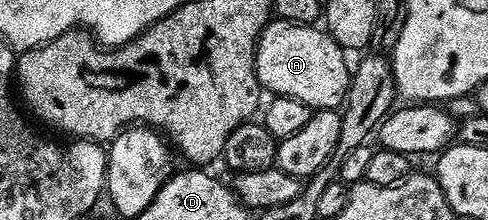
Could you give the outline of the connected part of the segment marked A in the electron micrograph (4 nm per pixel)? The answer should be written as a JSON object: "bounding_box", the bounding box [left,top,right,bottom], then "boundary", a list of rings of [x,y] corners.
{"bounding_box":[257,21,351,111],"boundary":[[[273,21],[261,34],[257,46],[257,76],[270,96],[303,101],[314,111],[336,111],[344,108],[349,94],[351,63],[349,67],[345,58],[345,48],[336,43],[328,30]]]}

